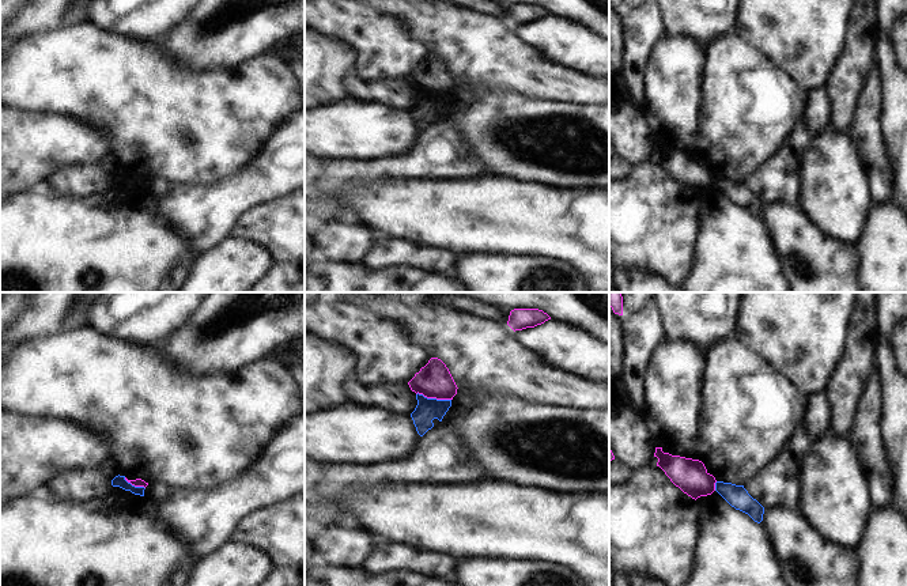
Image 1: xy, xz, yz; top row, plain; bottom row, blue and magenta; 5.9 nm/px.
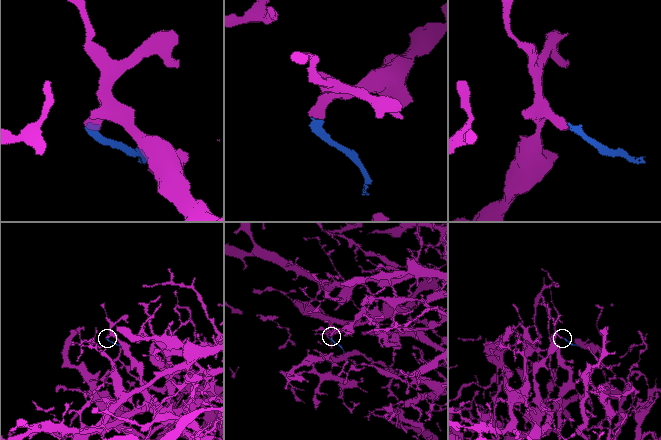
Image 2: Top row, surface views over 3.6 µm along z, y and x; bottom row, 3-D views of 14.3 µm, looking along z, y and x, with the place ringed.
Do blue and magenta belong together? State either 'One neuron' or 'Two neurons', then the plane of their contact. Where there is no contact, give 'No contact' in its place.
Two neurons. Touches blue in xz

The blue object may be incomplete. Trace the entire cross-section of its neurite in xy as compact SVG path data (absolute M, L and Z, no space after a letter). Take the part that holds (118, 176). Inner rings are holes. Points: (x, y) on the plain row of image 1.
M116 171L113 175L112 175L112 181L113 182L120 182L120 184L122 184L122 185L125 185L125 186L131 186L132 189L135 189L135 190L140 190L140 192L144 192L144 182L135 182L135 181L132 181L131 178L128 178L126 175L125 175L125 171Z

